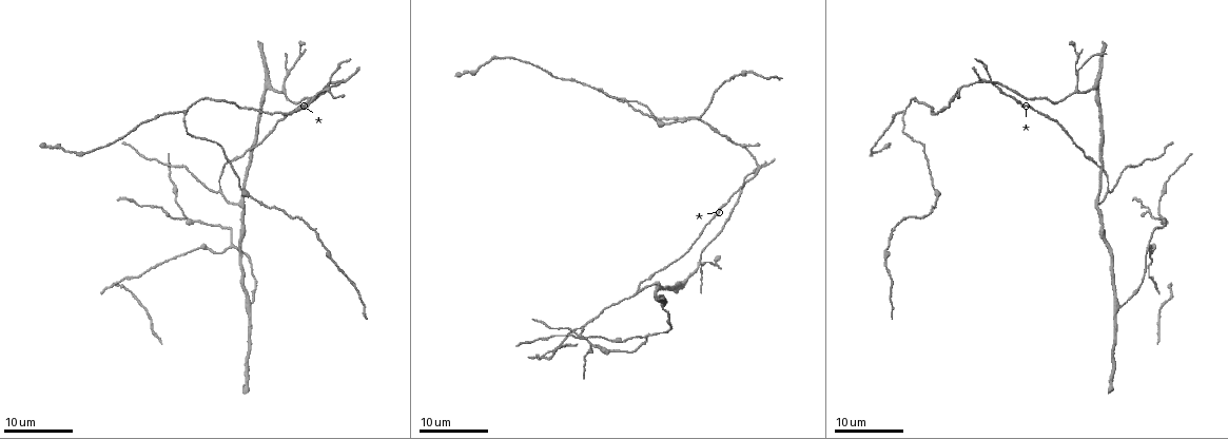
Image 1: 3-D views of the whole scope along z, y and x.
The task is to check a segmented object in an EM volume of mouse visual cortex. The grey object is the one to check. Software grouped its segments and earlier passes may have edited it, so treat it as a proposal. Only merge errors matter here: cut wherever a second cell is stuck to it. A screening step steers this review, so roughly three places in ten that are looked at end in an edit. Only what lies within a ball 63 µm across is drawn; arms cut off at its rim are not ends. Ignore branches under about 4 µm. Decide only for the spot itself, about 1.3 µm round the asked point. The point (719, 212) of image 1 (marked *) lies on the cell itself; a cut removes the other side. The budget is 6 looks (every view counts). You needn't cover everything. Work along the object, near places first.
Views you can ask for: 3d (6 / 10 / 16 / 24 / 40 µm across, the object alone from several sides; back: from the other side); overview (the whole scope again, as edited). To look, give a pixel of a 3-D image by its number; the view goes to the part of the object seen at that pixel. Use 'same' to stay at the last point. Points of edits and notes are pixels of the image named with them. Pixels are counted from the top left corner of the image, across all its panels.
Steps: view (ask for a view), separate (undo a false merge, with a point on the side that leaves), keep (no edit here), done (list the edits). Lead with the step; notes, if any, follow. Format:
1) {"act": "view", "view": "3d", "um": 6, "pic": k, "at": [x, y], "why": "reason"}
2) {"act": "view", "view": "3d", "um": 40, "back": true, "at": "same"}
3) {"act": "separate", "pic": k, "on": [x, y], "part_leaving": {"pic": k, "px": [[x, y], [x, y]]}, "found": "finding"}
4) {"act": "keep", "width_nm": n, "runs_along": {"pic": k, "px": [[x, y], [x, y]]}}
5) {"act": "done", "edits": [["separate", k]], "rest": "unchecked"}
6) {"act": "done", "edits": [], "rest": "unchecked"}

{"act": "view", "view": "3d", "um": 16, "pic": 1, "at": [284, 87], "why": "three arms meet"}

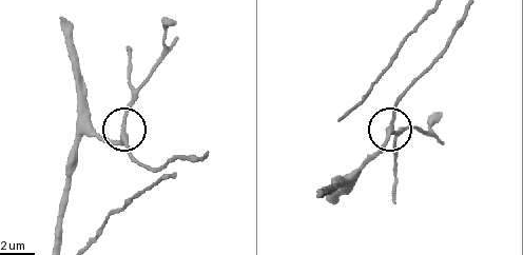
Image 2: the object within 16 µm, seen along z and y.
{"act": "view", "view": "3d", "um": 10, "pic": 2, "at": [123, 136]}

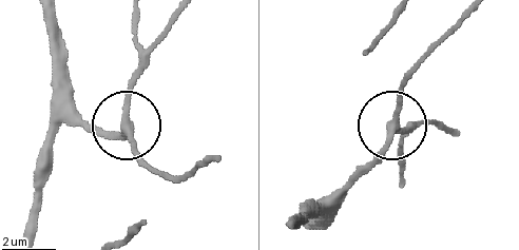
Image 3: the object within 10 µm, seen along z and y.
{"act": "keep", "runs_along": {"pic": 3, "px": [[216, 160], [165, 174], [137, 154], [123, 119], [137, 46]]}, "found": "all the same cell"}

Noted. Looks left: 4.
{"act": "view", "view": "3d", "um": 16, "pic": 1, "at": [1110, 192], "why": "branch point"}

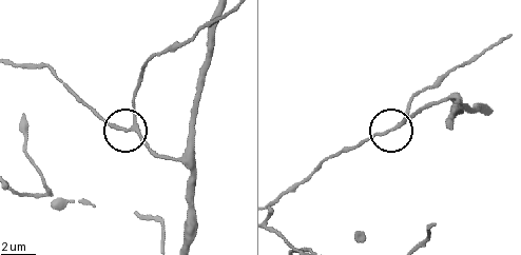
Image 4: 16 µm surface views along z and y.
{"act": "view", "view": "3d", "um": 10, "pic": 4, "at": [397, 127]}

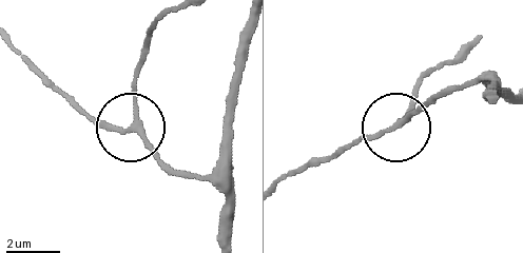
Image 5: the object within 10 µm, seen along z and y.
{"act": "view", "view": "3d", "um": 10, "back": true, "pic": 5, "at": [393, 126]}

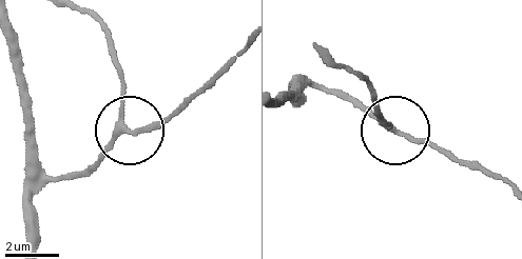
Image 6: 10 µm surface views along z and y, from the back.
{"act": "keep", "width_nm": 180, "runs_along": {"pic": 6, "px": [[90, 15], [124, 76], [127, 123], [137, 131], [182, 112]]}, "found": "continuous, no second cell"}

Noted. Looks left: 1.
{"act": "done", "edits": [], "rest": "unchecked"}

